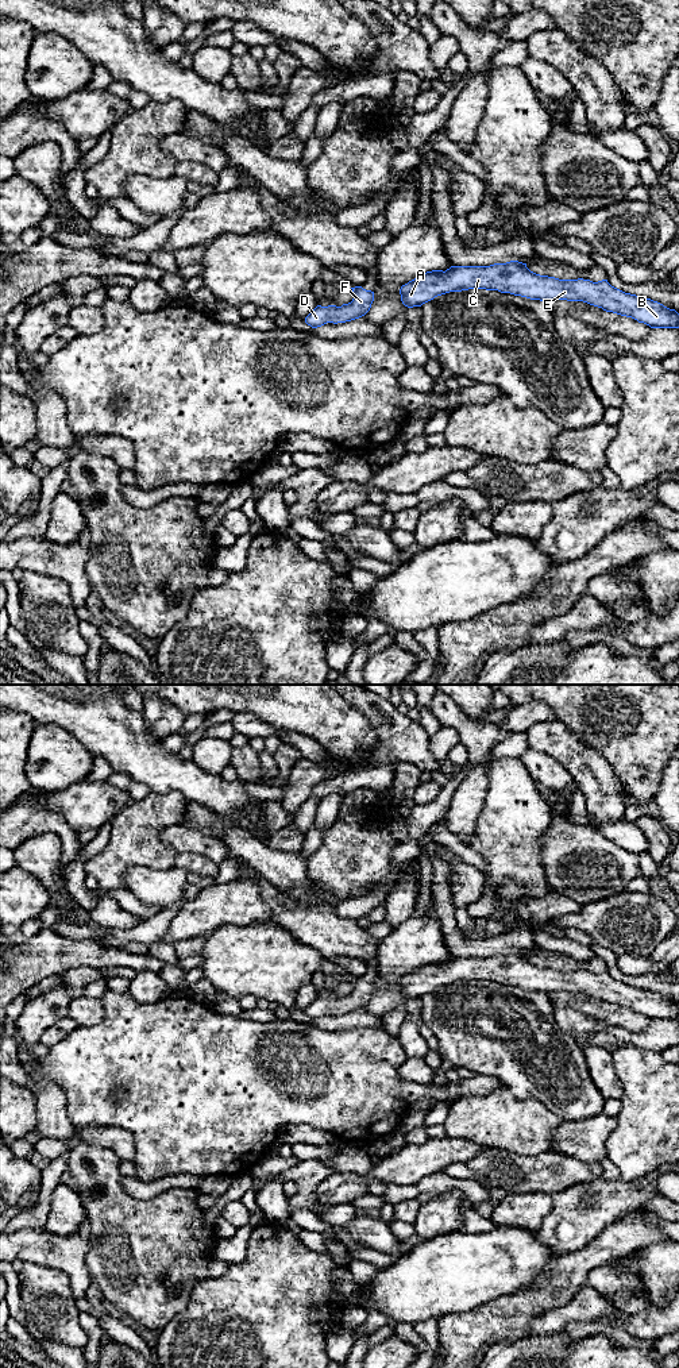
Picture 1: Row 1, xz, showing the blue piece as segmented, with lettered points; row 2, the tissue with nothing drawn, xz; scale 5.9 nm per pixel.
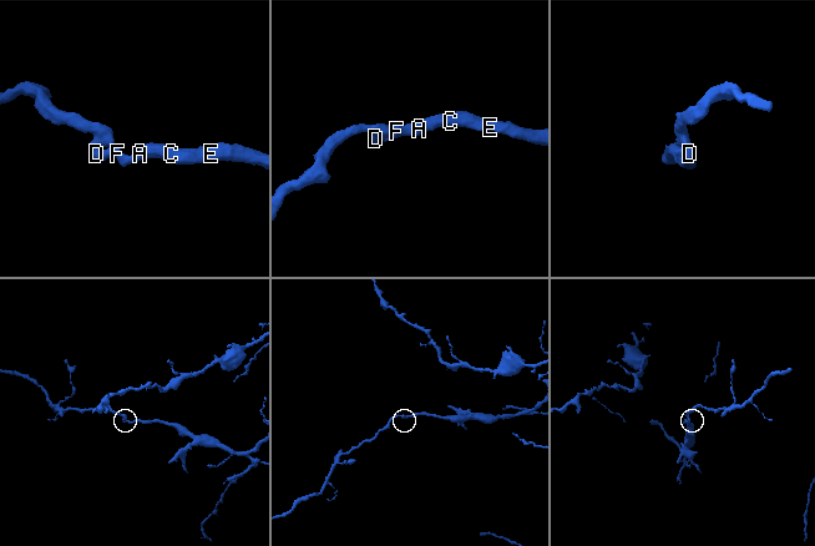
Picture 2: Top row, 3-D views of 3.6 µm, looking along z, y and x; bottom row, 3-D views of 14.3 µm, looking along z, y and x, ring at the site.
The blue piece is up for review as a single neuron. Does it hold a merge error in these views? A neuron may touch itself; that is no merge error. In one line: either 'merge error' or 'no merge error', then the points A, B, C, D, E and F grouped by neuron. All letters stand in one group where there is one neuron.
no merge error | A B C D E F

